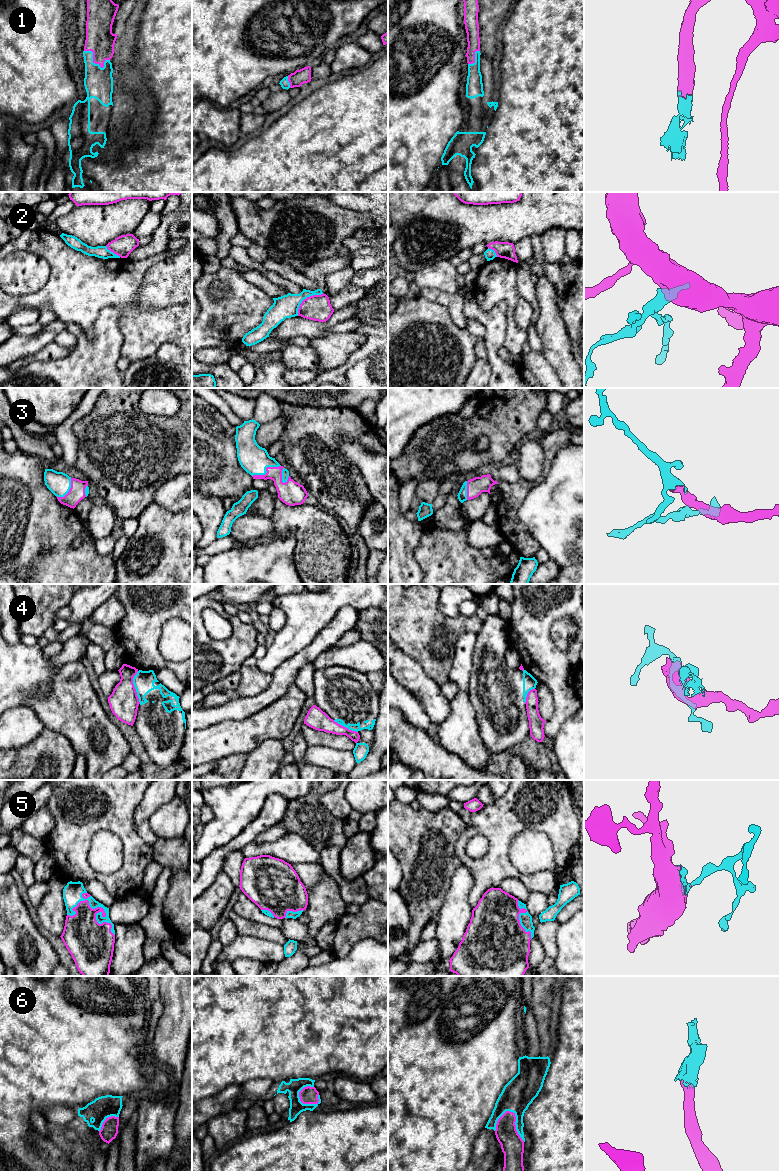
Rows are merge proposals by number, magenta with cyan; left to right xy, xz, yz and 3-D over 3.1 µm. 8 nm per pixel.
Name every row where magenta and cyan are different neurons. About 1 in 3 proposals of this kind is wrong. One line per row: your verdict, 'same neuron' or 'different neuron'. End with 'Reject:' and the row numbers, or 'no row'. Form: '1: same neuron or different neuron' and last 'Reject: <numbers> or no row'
1: same neuron
2: different neuron
3: same neuron
4: different neuron
5: same neuron
6: same neuron
Reject: 2, 4

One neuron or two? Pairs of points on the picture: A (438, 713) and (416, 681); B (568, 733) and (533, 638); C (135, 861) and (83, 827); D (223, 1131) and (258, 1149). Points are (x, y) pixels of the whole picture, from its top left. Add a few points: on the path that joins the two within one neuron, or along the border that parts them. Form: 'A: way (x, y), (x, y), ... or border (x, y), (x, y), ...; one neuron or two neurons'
A: way (436, 705), (424, 689); one neuron
B: border (573, 715), (563, 723), (553, 739); two neurons
C: way (132, 844), (114, 824), (100, 824); one neuron
D: border (239, 1139), (236, 1142); two neurons

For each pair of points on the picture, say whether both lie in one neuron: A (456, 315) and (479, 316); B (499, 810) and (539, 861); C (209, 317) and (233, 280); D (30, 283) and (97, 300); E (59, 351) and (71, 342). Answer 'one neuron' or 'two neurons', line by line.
A: two neurons
B: two neurons
C: one neuron
D: two neurons
E: two neurons

